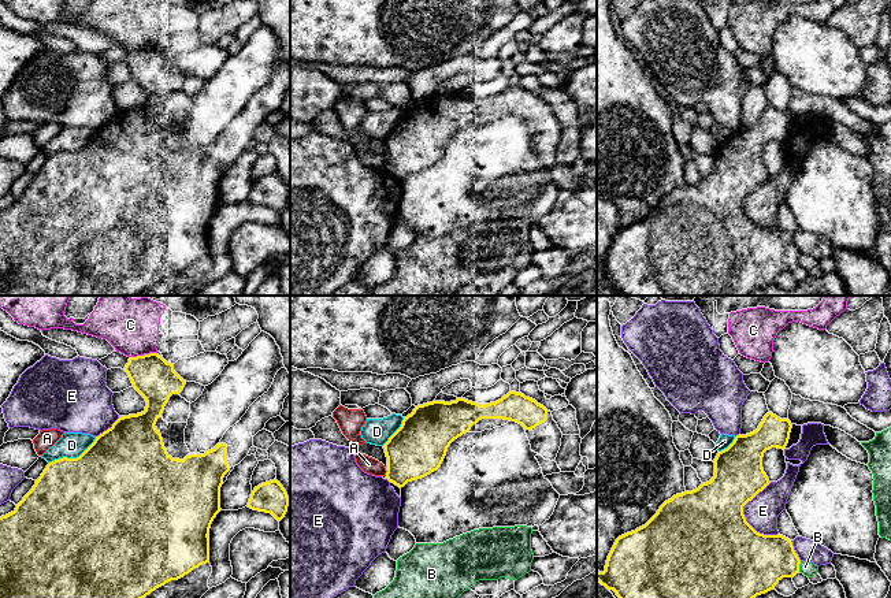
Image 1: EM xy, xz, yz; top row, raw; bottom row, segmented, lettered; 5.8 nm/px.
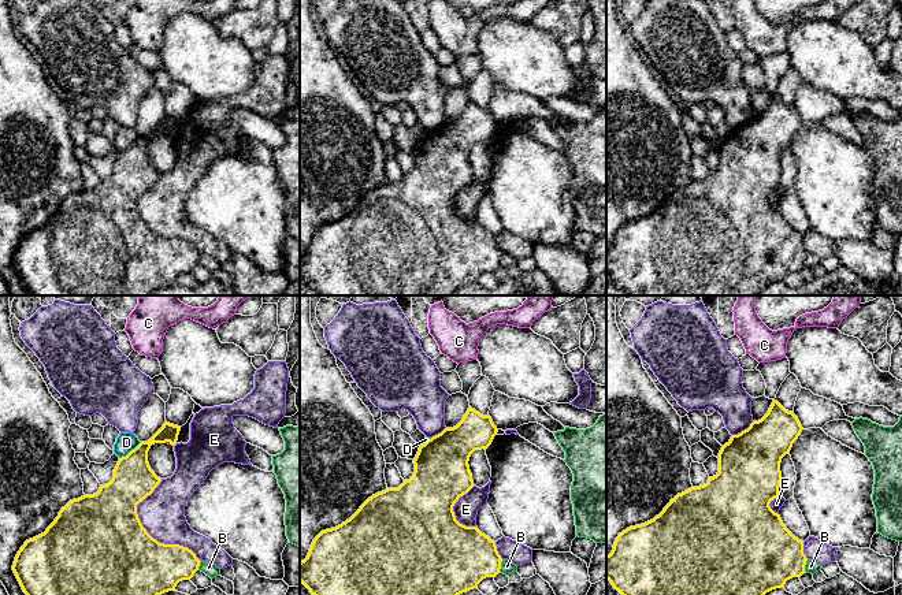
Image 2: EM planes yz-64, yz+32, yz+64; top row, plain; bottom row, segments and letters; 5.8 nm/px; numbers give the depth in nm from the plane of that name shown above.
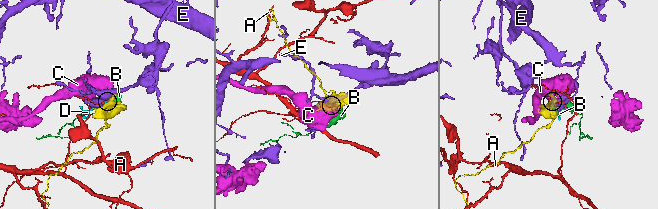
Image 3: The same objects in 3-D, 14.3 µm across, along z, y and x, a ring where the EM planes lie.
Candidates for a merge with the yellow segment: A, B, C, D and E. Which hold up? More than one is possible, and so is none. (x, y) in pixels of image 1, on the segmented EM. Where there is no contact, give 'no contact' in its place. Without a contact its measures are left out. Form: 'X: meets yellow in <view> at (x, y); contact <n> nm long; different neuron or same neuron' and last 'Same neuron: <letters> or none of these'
A: meets yellow in xz at (386, 474); contact 40 nm long; different neuron
B: meets yellow in yz at (798, 567); contact 70 nm long; different neuron
C: meets yellow in xy at (144, 355); contact 160 nm long; different neuron
D: meets yellow in xy at (73, 459); contact 320 nm long; different neuron
E: meets yellow in yz at (742, 509); contact 320 nm long; different neuron
Same neuron: none of these

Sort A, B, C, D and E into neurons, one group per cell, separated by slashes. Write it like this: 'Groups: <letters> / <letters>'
Groups: A / B / C / D / E

